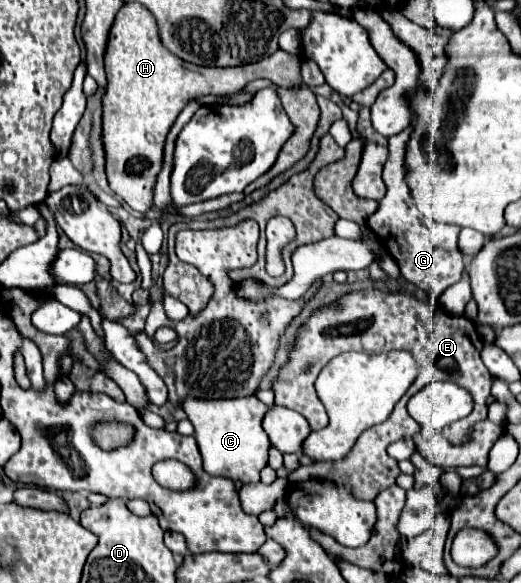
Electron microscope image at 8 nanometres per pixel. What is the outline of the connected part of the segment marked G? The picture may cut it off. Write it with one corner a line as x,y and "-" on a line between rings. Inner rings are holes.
412,125
398,133
396,137
388,139
390,155
384,165
384,183
388,187
386,197
380,201
380,207
374,215
368,217
366,227
378,237
380,245
386,253
398,263
400,273
406,281
428,293
428,301
436,307
440,295
454,283
462,279
464,273
464,257
458,249
458,233
460,227
450,223
436,223
426,219
412,197
412,189
406,183
406,143
412,133

